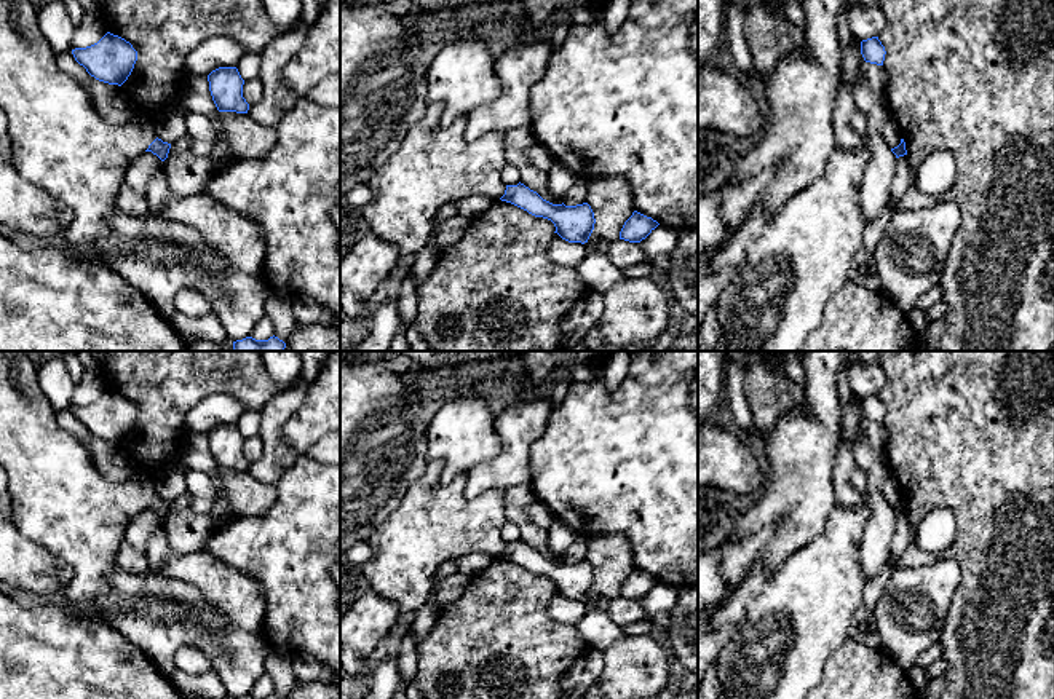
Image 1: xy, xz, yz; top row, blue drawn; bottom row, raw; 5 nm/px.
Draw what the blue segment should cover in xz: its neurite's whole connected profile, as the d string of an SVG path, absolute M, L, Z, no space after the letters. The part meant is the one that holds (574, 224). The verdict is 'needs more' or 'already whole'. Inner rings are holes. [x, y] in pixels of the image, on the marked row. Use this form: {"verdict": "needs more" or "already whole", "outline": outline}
{"verdict": "already whole", "outline": "M521 182L517 185L506 185L505 195L500 199L535 217L551 220L556 227L554 233L569 243L584 244L594 230L596 219L588 203L577 206L553 204Z"}

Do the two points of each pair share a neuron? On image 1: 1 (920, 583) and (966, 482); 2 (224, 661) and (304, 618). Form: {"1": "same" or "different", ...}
{"1": "different", "2": "different"}

